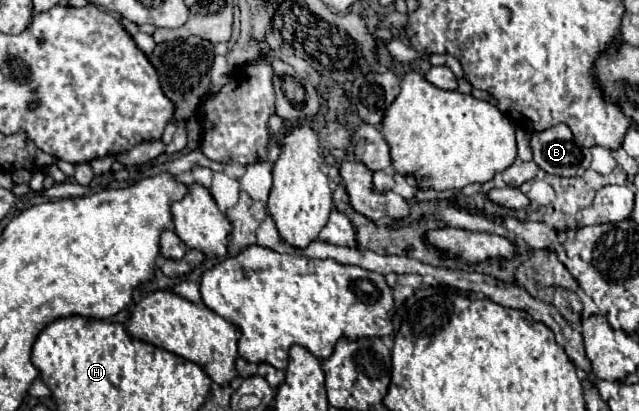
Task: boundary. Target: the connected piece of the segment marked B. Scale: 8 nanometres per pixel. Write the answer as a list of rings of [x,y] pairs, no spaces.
[[[565,123],[553,125],[531,135],[533,161],[545,171],[561,177],[573,177],[591,165],[591,153],[581,147]]]

